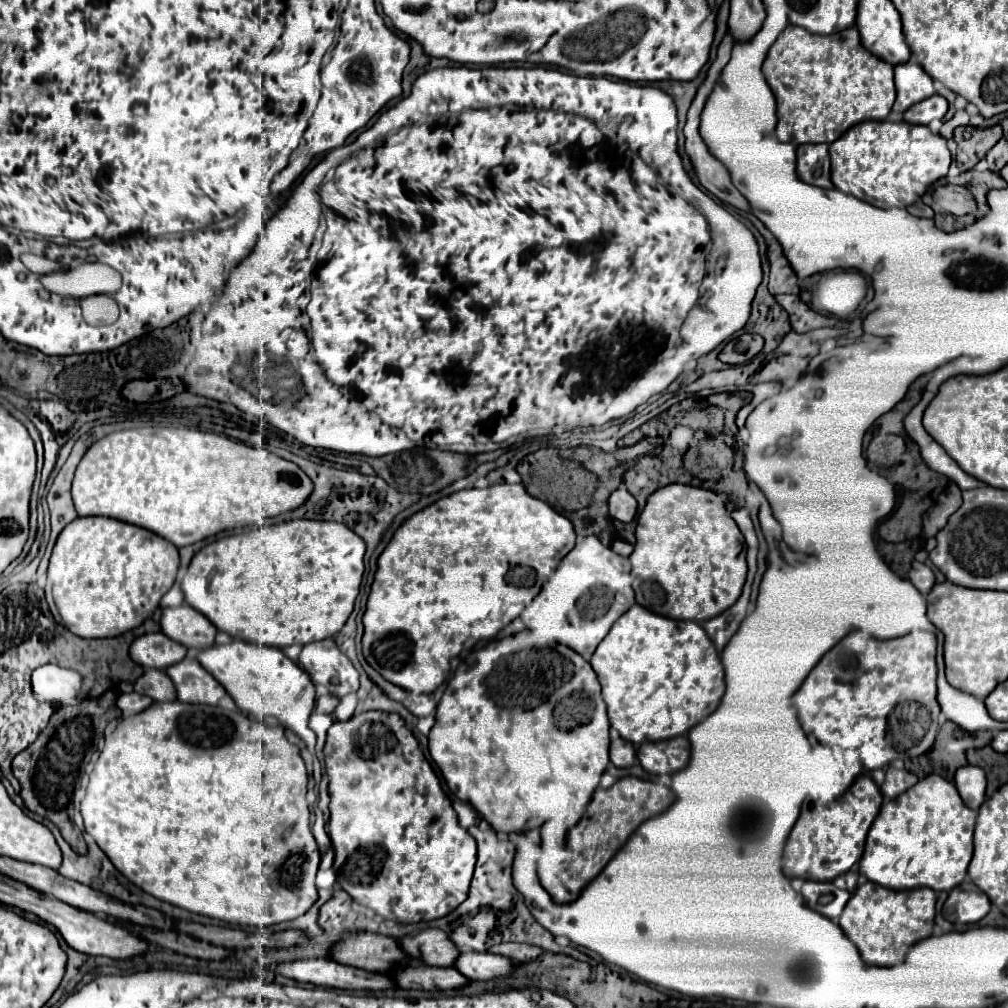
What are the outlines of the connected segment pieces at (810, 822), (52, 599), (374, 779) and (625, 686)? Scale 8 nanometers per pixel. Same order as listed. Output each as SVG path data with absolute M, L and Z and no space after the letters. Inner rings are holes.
M869 774L859 776L853 786L833 802L805 800L801 816L793 826L783 854L783 872L789 878L831 882L859 862L867 832L883 804L883 794Z
M105 516L77 518L73 526L65 526L61 538L57 538L55 542L49 562L45 596L55 620L73 634L81 638L113 638L141 626L151 616L151 612L159 606L163 594L173 586L177 570L177 548L169 540L153 534L151 530Z
M365 712L347 722L333 722L323 752L331 798L327 828L335 852L333 870L341 888L377 916L403 924L429 922L453 912L469 892L477 854L475 840L459 826L457 812L401 716L391 712Z
M639 604L631 606L613 624L609 634L597 646L591 658L591 666L603 688L609 722L621 734L621 738L629 742L657 742L683 736L719 706L719 700L725 692L723 664L705 630L697 622L671 620L653 614Z

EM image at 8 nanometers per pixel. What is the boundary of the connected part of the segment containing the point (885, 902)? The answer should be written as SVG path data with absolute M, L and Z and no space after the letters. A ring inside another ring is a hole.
M865 882L849 898L843 914L839 916L839 926L853 940L865 962L877 966L893 966L907 954L907 950L915 942L931 936L933 918L935 918L933 890L913 888L905 892L895 892L889 888L881 888L873 882Z

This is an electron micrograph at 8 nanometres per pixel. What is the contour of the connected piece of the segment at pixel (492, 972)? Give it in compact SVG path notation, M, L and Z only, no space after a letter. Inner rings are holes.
M461 952L453 968L471 980L491 980L495 976L509 974L515 962L505 956L495 956L491 952Z

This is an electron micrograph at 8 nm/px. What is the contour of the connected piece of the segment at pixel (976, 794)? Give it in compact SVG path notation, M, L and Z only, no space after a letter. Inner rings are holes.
M963 766L955 772L955 786L959 790L959 796L971 810L979 810L985 798L985 772L977 766Z

